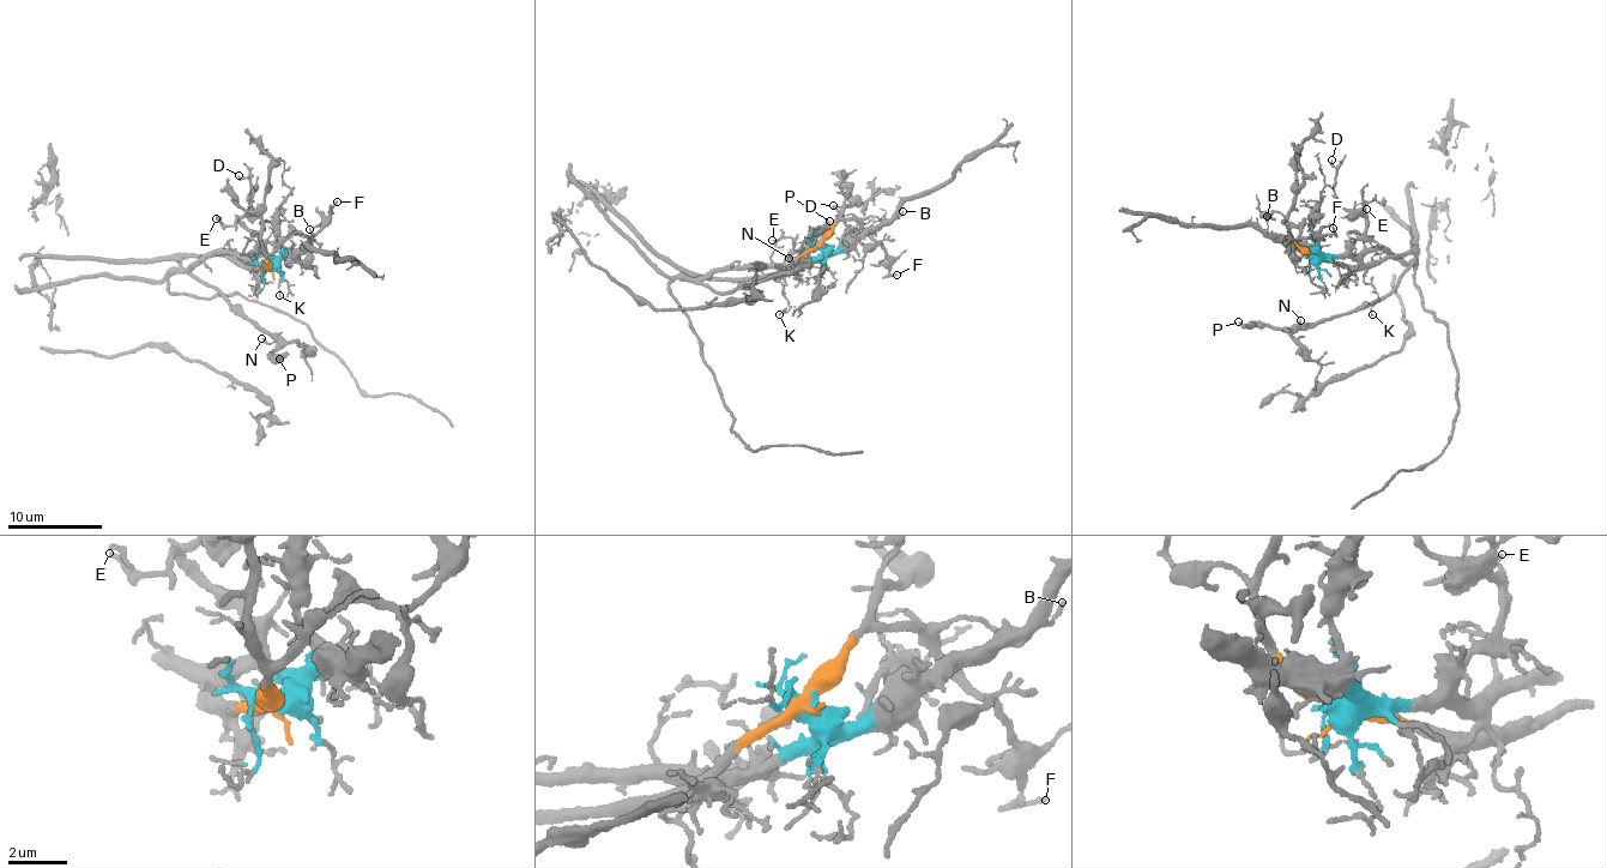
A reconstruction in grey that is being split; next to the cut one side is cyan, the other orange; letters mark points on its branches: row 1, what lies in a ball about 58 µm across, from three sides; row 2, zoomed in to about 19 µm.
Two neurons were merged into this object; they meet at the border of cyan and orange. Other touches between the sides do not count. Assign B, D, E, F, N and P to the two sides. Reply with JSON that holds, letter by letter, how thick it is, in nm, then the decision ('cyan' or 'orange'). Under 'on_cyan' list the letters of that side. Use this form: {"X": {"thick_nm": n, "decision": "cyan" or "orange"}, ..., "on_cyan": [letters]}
{"B": {"thick_nm": 110, "decision": "cyan"}, "D": {"thick_nm": 140, "decision": "cyan"}, "E": {"thick_nm": 140, "decision": "cyan"}, "F": {"thick_nm": 130, "decision": "orange"}, "N": {"thick_nm": 150, "decision": "orange"}, "P": {"thick_nm": 280, "decision": "orange"}, "on_cyan": ["B", "D", "E"]}

